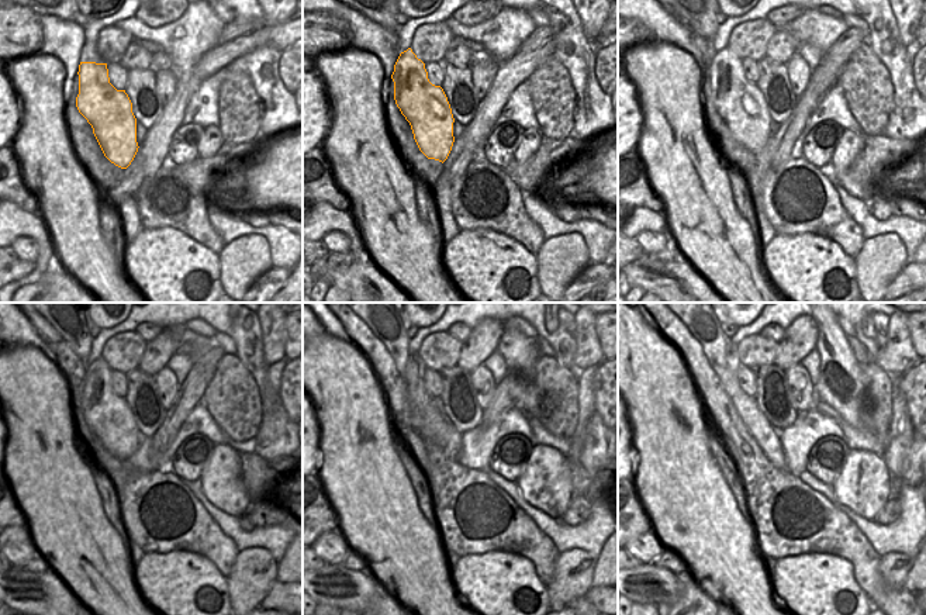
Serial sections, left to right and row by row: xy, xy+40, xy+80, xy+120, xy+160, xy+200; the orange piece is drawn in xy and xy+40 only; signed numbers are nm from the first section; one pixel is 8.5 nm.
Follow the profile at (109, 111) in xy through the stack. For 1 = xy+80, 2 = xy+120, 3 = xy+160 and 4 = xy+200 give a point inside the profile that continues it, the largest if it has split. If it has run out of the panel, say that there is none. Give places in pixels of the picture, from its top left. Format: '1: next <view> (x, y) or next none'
1: next xy+80 (740, 104)
2: next xy+120 (109, 415)
3: next xy+160 (429, 420)
4: next xy+200 (732, 358)

